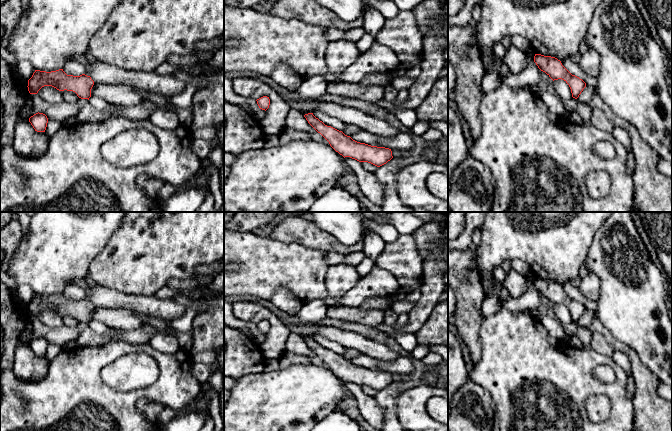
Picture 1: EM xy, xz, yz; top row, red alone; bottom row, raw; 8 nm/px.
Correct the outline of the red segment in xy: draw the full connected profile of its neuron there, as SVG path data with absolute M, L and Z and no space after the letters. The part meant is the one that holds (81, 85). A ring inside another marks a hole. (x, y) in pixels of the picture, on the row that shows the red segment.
M59 69L51 72L35 70L27 87L30 94L37 94L44 86L52 86L59 91L73 91L79 98L89 100L93 85L94 81L90 76L67 75L63 69Z

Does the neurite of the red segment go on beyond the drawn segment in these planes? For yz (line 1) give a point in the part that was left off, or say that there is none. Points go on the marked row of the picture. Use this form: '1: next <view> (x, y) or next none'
1: next none

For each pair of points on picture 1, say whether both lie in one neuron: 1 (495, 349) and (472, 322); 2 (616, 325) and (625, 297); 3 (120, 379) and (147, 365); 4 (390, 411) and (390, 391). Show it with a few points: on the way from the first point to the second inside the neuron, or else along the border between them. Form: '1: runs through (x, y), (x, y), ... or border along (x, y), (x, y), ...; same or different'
1: border along (484, 317), (479, 331), (480, 354); different
2: runs through (623, 318), (625, 316), (625, 304); same
3: runs through (127, 373), (140, 370); same
4: runs through (390, 406), (390, 396); same

